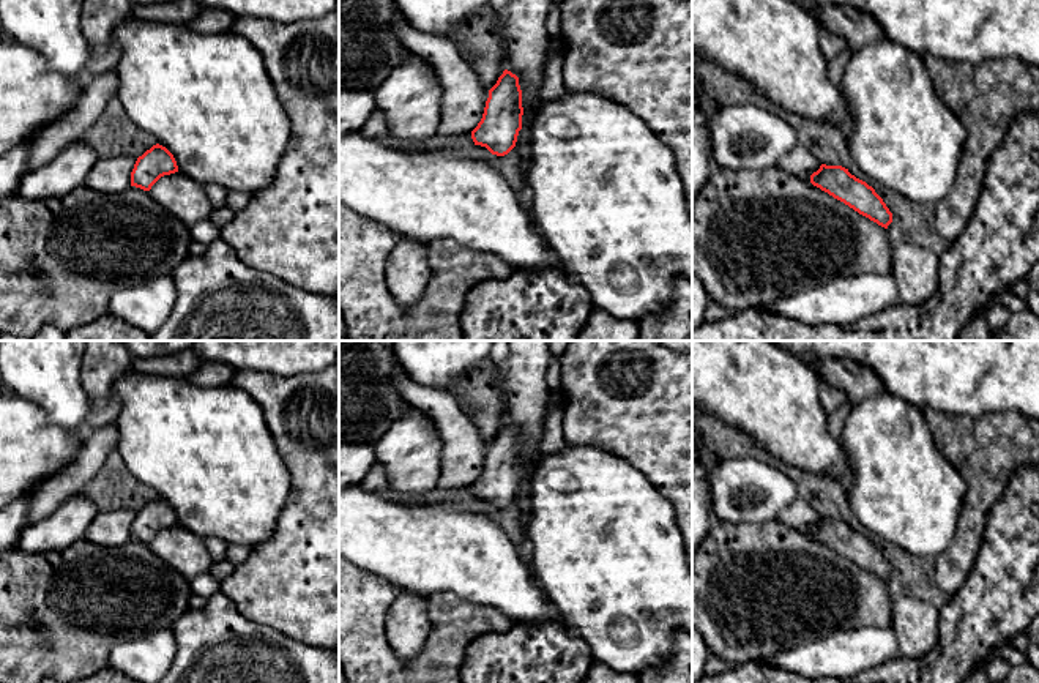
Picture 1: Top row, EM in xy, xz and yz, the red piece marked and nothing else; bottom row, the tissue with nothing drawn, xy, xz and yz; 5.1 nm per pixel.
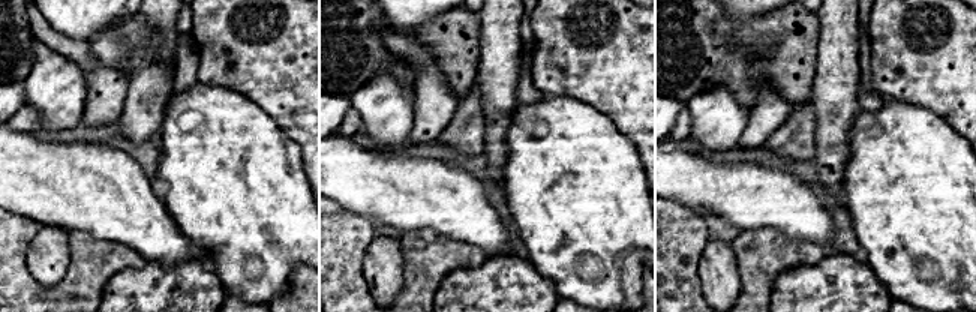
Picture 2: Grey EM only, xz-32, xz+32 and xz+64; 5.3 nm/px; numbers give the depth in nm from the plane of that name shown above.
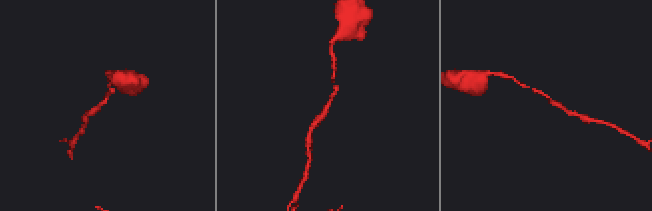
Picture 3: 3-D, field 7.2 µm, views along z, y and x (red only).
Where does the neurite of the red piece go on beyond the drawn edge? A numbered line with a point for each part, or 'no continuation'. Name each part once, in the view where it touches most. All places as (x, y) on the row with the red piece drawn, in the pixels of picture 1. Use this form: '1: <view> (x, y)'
no continuation

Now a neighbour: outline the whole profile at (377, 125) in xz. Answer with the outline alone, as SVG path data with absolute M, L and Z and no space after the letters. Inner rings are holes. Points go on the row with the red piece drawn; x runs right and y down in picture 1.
M374 110L364 126L361 128L361 132L367 137L386 137L389 136L389 126L386 115L382 110Z

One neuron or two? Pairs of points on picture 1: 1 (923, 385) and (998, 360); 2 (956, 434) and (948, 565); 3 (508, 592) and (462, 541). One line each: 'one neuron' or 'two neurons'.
1: one neuron
2: one neuron
3: one neuron

